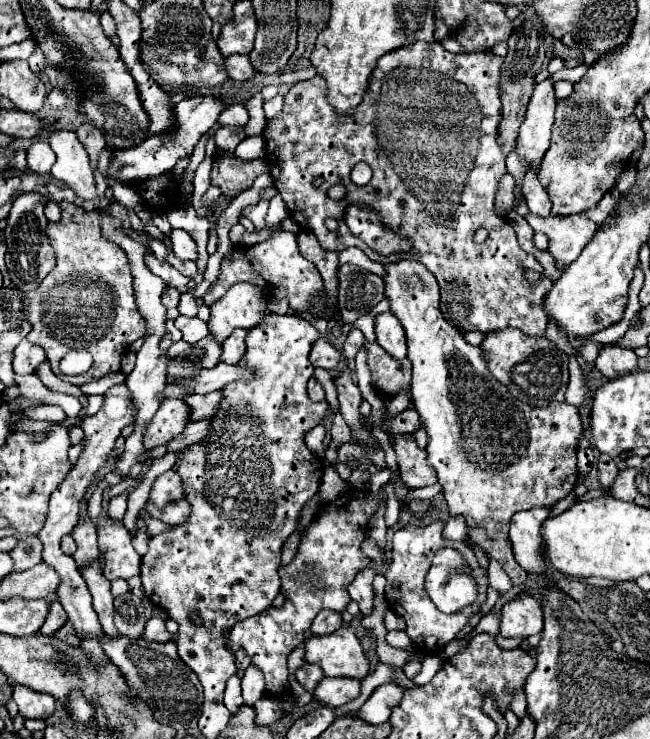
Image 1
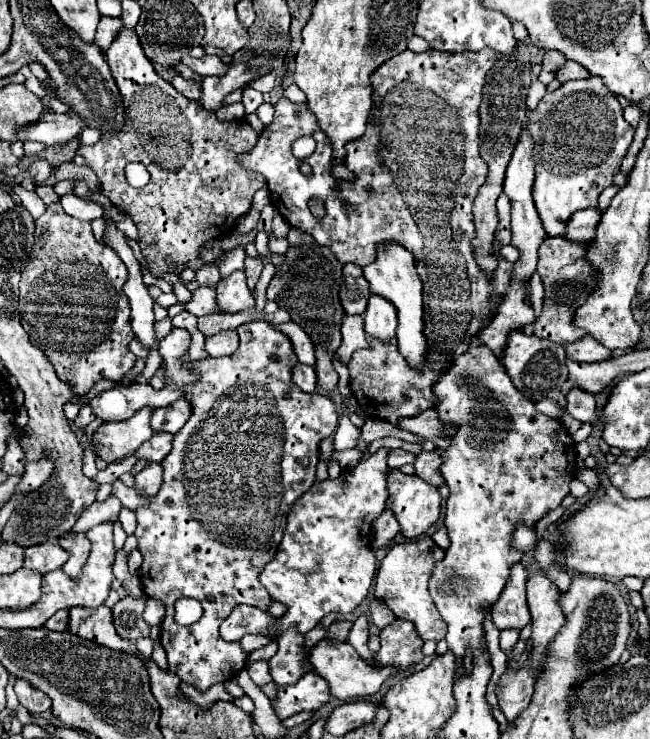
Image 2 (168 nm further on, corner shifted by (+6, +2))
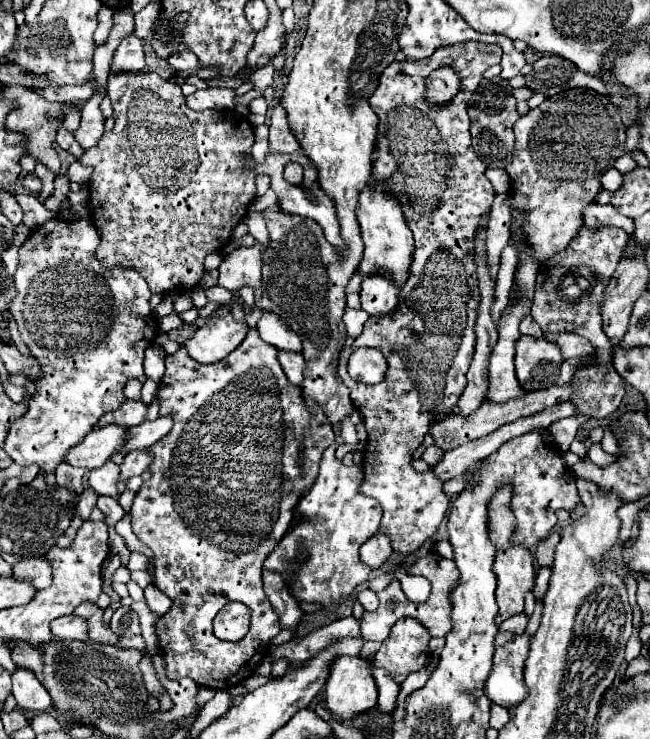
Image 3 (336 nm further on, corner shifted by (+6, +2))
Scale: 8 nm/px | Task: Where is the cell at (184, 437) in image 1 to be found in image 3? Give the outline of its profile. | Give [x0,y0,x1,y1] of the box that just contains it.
[120,448,152,480]

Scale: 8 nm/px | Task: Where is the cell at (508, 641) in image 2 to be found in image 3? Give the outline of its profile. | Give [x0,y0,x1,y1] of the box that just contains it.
[500,614,528,634]

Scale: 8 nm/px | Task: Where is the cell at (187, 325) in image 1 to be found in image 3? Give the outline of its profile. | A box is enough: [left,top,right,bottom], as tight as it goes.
[132,328,336,690]

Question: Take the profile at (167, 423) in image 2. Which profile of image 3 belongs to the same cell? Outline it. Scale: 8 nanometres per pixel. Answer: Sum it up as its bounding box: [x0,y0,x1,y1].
[130,414,174,450]

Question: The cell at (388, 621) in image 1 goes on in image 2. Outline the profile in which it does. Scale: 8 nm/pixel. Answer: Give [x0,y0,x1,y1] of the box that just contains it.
[378,620,424,672]

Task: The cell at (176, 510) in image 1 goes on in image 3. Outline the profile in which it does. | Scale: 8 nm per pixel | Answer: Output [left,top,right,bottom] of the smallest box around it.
[88,462,118,500]

